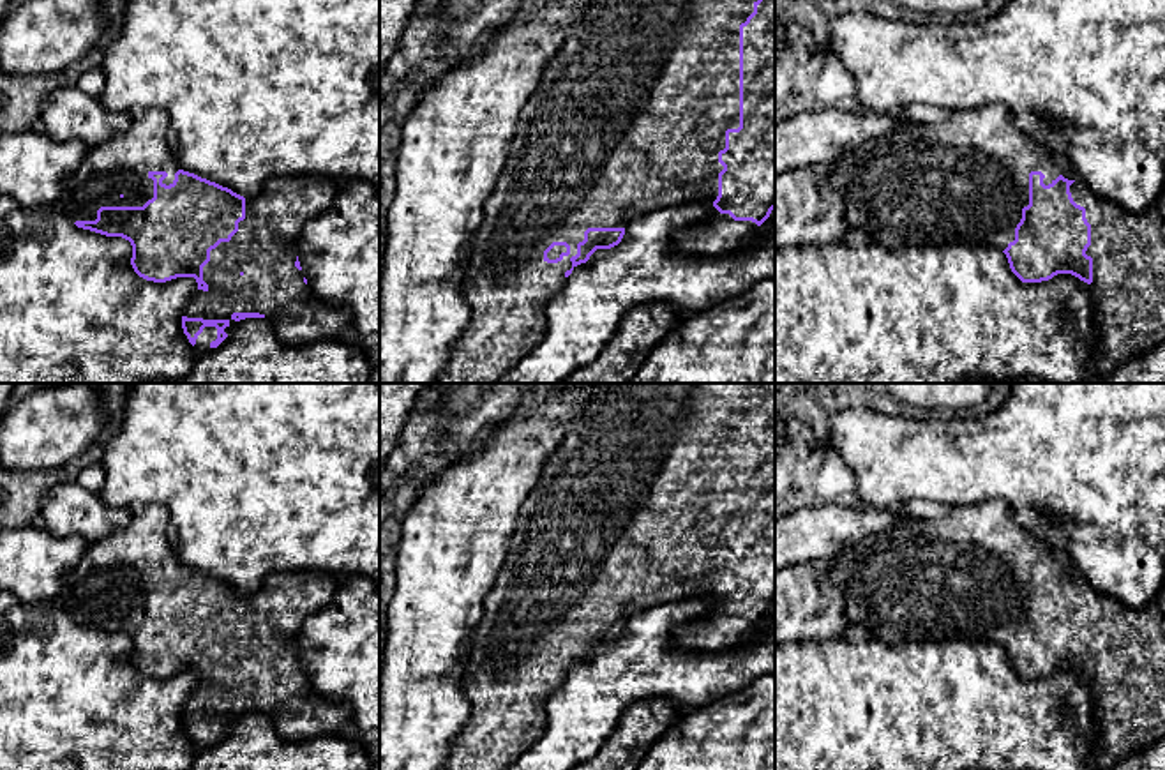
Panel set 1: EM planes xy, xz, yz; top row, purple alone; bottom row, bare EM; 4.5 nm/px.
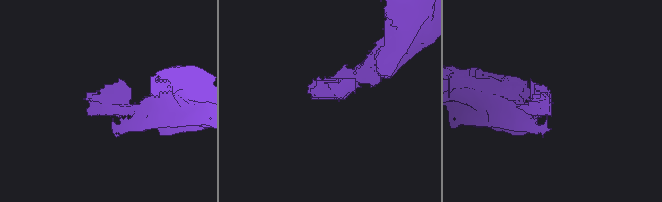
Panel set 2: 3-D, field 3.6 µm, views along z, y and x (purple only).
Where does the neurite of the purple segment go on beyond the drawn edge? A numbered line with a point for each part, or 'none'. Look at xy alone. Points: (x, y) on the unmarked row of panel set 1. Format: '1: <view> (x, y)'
1: xy (120, 562)

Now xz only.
1: xz (629, 511)

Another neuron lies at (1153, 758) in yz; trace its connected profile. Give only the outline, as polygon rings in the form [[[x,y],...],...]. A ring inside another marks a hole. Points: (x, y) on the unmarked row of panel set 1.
[[[1165,736],[1151,744],[1147,749],[1123,758],[1110,770],[1165,770]]]

